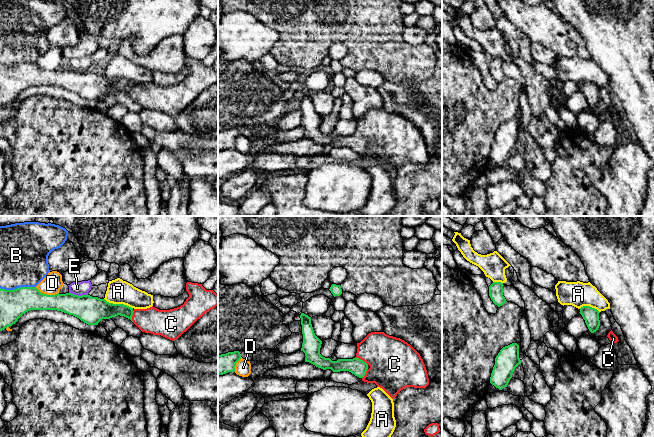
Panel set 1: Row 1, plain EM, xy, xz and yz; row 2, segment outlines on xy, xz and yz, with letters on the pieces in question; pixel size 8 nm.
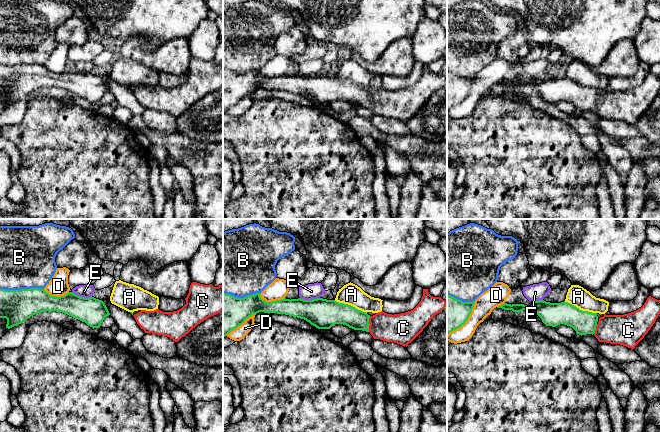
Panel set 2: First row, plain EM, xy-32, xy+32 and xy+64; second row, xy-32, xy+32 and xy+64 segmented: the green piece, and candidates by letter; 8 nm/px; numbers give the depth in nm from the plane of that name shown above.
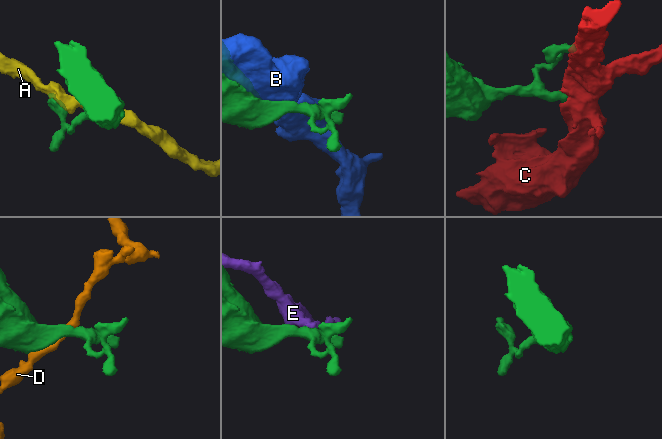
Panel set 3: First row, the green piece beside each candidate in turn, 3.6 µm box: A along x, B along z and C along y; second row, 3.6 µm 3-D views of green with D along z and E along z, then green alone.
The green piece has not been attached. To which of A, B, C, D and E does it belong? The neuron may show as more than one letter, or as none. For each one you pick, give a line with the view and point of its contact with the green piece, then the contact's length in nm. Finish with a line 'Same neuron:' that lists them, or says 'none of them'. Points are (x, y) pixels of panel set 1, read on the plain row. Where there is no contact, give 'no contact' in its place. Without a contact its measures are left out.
C: xz (362, 136) | 130 nm
Same neuron: C

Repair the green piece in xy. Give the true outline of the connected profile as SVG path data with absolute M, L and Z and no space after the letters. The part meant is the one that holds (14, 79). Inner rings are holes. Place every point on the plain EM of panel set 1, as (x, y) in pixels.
M187 58L189 73L183 81L170 86L155 83L133 85L113 80L105 75L72 69L47 71L36 63L14 66L0 64L0 107L15 100L30 86L57 86L79 94L88 101L98 101L102 95L118 91L130 95L142 108L178 115L205 89L218 81L218 70L206 66L202 60Z

